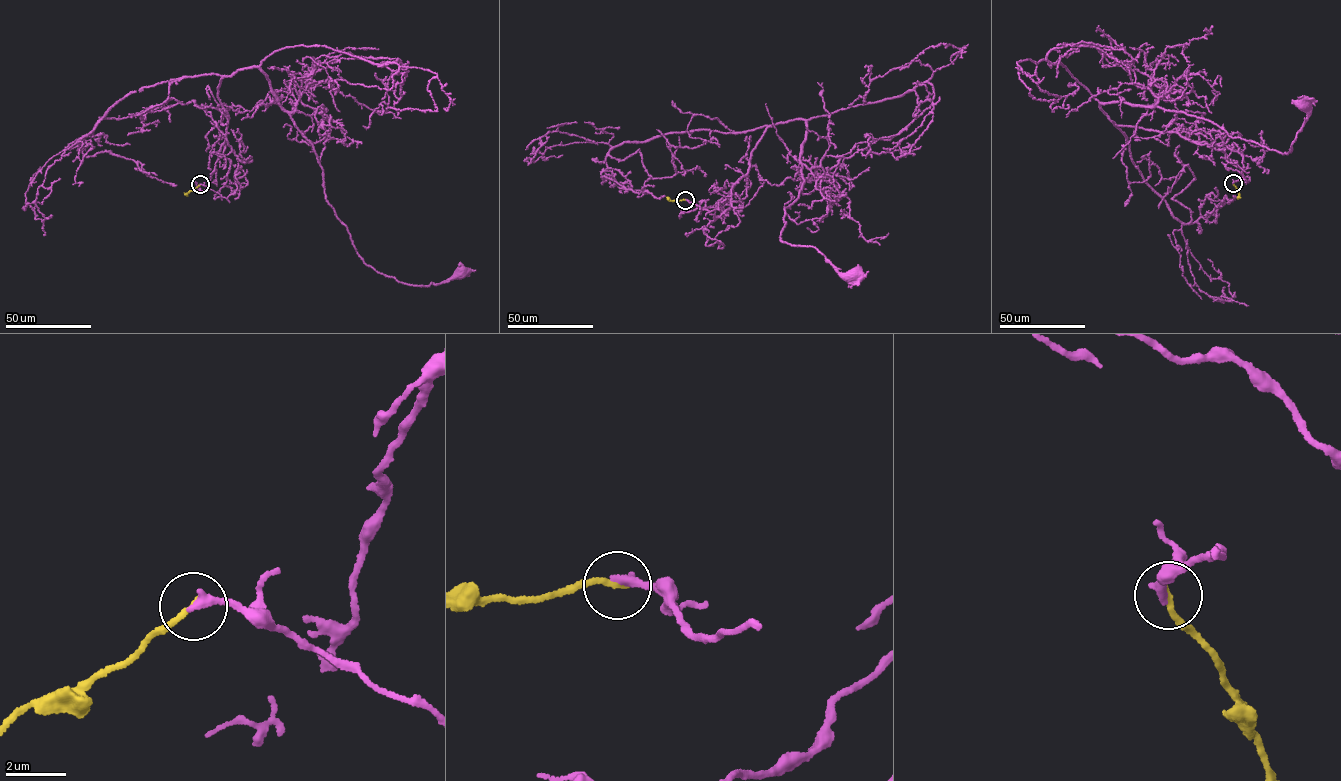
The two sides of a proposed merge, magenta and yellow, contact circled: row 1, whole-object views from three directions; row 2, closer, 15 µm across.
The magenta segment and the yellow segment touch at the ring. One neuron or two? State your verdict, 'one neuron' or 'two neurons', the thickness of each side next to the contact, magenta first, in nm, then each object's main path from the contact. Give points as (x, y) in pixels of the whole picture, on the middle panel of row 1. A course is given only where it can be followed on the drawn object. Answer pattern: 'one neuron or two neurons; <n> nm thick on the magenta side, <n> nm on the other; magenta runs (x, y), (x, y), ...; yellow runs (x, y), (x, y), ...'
two neurons; 320 nm thick on the magenta side, 220 nm on the other; magenta runs (685, 199), (716, 219), (764, 132), (803, 119), (804, 183), (784, 209), (780, 240), (854, 271); yellow runs (685, 200), (667, 199)

